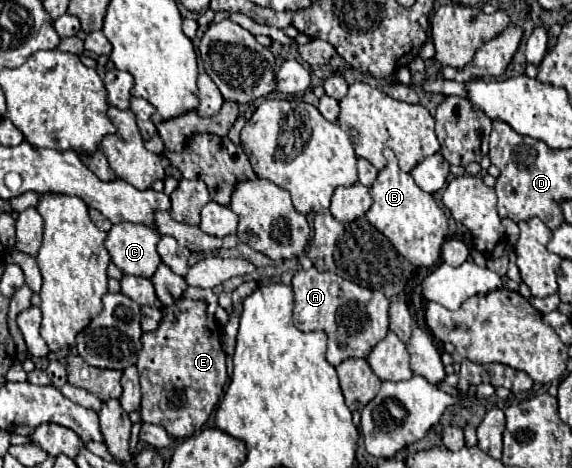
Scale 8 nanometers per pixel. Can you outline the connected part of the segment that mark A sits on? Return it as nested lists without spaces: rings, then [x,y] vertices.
[[[312,267],[308,271],[300,269],[292,279],[292,289],[294,289],[294,323],[296,323],[296,327],[300,331],[324,331],[328,335],[326,359],[332,367],[338,367],[342,361],[346,361],[350,357],[368,359],[372,347],[388,335],[390,301],[386,299],[386,295],[382,291],[364,289],[364,287],[360,287],[348,279],[342,279],[330,271],[320,273],[316,267]]]

